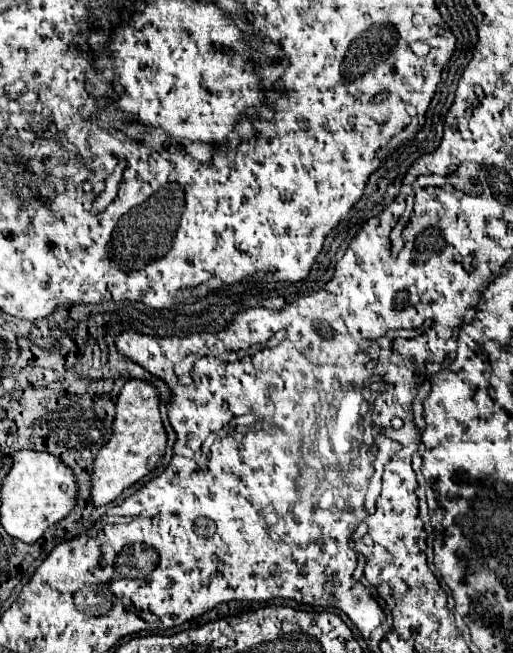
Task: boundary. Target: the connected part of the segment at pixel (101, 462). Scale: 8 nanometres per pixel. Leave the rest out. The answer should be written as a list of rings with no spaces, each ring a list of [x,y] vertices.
[[[140,378],[128,380],[116,400],[114,434],[110,442],[96,454],[94,474],[92,474],[92,496],[90,496],[92,502],[96,506],[114,502],[126,488],[152,474],[164,458],[166,444],[168,436],[160,416],[158,388],[148,380]]]

